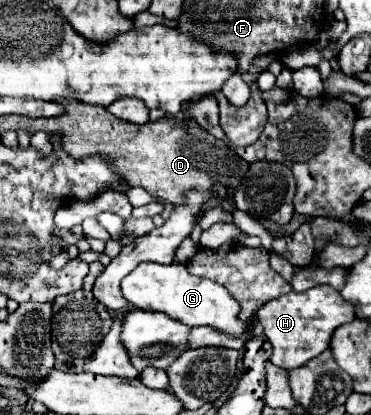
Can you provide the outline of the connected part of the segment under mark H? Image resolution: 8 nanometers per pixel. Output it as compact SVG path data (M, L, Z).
M317 285L305 293L291 291L269 301L269 305L257 311L257 317L265 329L267 339L273 345L271 361L283 369L295 369L307 365L321 351L325 351L329 347L333 331L339 325L355 319L355 309L331 285Z

